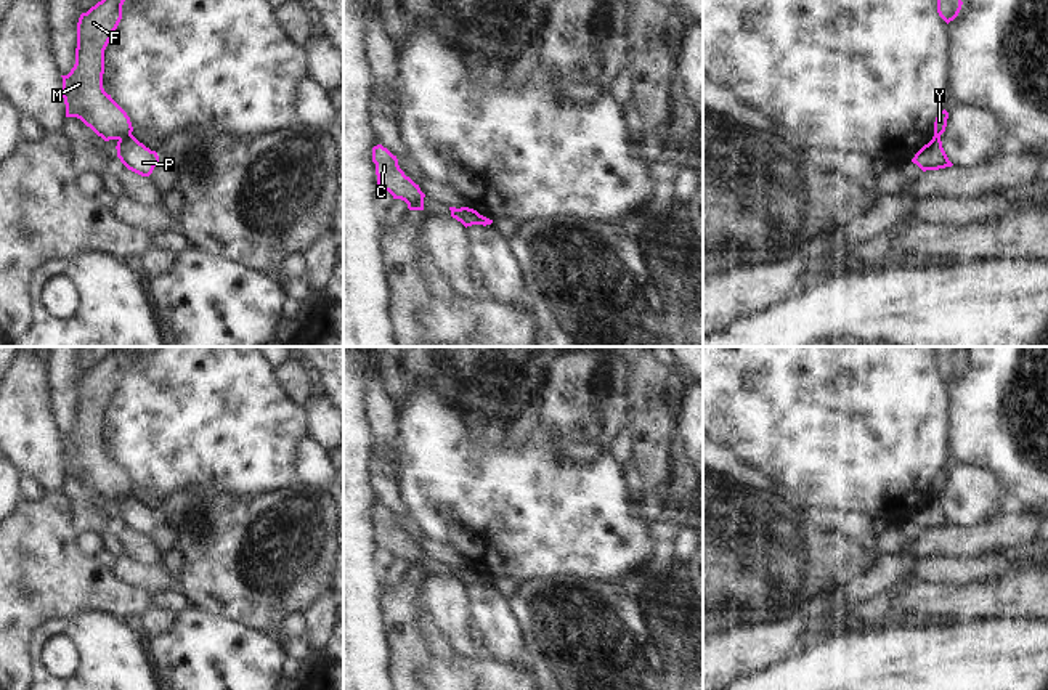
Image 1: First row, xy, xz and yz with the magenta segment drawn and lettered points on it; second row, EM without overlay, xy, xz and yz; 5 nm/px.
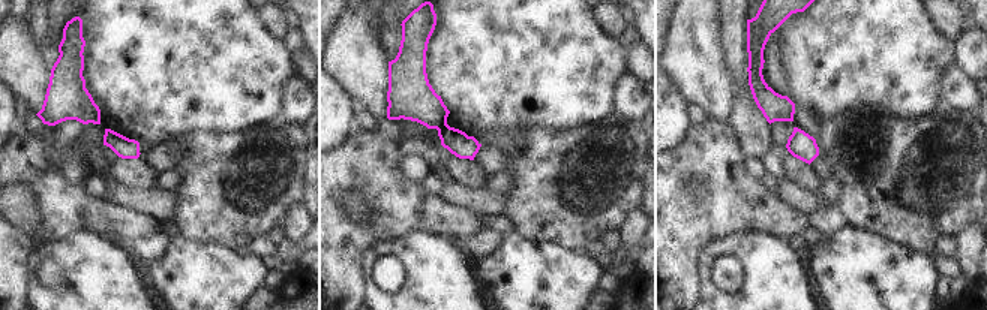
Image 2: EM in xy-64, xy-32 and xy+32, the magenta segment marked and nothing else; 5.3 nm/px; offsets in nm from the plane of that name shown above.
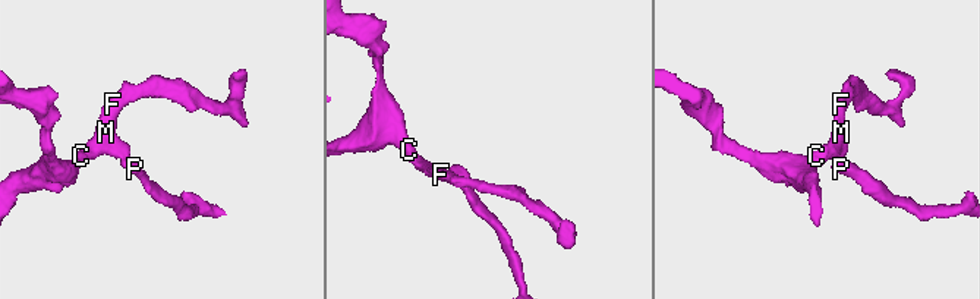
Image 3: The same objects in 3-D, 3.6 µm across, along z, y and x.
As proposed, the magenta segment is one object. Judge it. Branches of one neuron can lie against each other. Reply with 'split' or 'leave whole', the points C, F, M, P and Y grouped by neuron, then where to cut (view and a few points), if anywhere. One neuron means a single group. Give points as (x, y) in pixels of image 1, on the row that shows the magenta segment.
split; C F M Y / P; cut in xy along (130, 133), (119, 140)

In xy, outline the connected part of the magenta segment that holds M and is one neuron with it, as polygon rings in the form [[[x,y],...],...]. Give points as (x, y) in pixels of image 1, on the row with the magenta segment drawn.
[[[101,0],[77,22],[75,64],[63,77],[66,117],[77,117],[104,141],[132,135],[127,112],[103,88],[104,50],[122,19],[125,0]]]

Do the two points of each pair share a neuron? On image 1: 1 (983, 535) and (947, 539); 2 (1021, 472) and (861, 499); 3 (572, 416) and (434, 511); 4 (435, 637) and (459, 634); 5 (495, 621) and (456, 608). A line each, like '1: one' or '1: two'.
1: one
2: two
3: two
4: two
5: two

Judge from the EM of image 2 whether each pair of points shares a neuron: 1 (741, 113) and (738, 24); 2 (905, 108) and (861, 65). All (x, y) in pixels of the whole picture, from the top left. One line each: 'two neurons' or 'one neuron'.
1: one neuron
2: one neuron

